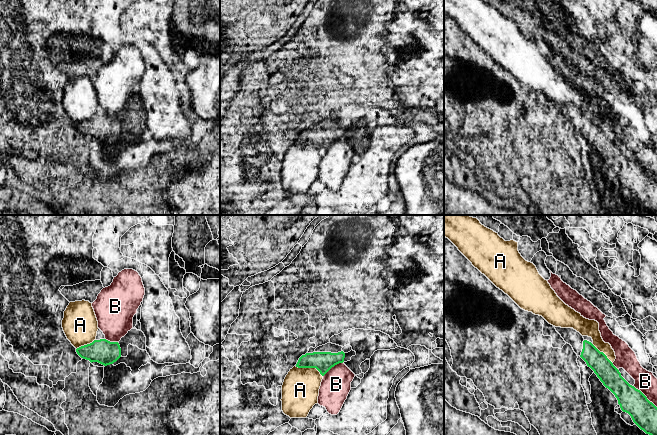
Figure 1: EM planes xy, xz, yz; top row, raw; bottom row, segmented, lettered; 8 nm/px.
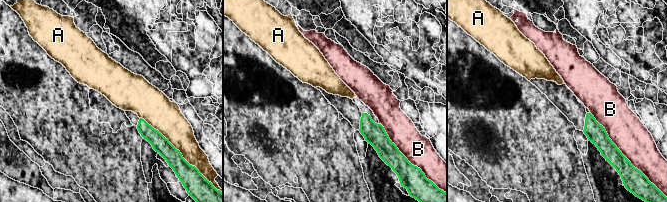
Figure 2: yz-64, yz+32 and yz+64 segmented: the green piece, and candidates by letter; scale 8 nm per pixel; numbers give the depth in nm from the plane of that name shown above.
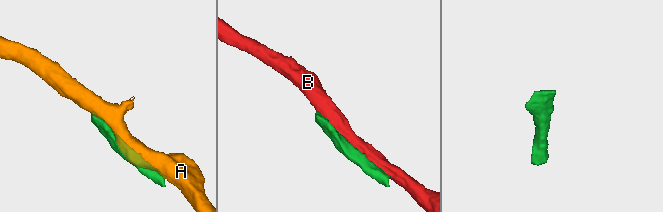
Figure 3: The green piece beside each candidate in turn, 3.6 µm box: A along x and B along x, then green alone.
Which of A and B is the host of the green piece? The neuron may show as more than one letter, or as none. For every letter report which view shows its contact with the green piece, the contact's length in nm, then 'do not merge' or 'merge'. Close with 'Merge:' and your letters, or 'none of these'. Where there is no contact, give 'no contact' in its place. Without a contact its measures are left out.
A: xz | 240 nm | do not merge
B: yz | 260 nm | do not merge
Merge: none of these

